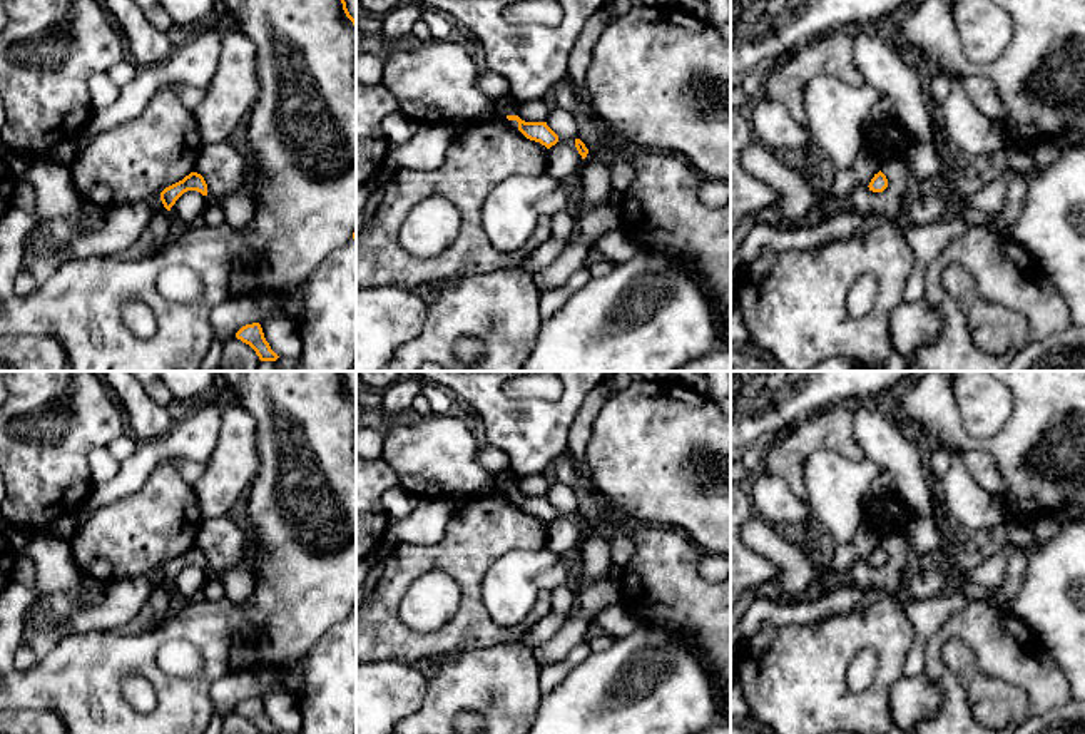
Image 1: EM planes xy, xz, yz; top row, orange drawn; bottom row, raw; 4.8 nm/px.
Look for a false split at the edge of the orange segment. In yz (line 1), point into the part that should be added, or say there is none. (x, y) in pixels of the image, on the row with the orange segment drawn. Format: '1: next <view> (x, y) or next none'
1: next none

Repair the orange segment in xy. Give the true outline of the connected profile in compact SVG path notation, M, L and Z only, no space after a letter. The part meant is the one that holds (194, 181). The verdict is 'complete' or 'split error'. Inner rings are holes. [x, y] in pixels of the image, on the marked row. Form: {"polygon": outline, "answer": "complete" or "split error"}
{"polygon": "M191 172L182 181L166 187L160 192L160 201L167 211L176 204L176 201L187 191L197 191L202 196L207 196L207 184L204 177L197 172Z", "answer": "complete"}

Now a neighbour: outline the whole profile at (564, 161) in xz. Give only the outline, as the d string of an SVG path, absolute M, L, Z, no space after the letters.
M555 107L545 122L558 135L558 142L547 149L547 174L555 181L572 184L578 177L583 162L575 147L575 140L578 139L578 117Z

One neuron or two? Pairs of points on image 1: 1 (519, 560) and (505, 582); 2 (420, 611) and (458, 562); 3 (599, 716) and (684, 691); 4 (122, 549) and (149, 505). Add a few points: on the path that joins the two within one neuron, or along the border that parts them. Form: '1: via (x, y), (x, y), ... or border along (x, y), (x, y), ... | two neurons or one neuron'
1: border along (485, 575), (507, 567), (515, 575), (549, 577) | two neurons
2: border along (410, 587), (442, 569), (462, 602) | two neurons
3: via (621, 713), (646, 693), (662, 691) | one neuron
4: via (126, 539), (149, 515) | one neuron

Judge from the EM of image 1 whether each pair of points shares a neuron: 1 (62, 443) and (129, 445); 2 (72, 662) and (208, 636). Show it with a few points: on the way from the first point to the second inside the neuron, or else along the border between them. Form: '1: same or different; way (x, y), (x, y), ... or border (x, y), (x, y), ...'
1: different; border (127, 432), (106, 445)
2: same; way (106, 657), (136, 654), (154, 637), (174, 631)

